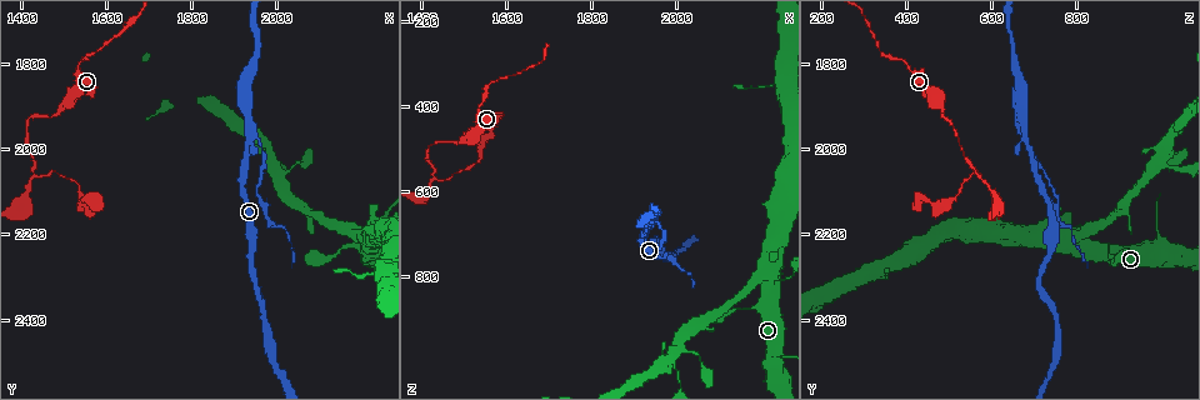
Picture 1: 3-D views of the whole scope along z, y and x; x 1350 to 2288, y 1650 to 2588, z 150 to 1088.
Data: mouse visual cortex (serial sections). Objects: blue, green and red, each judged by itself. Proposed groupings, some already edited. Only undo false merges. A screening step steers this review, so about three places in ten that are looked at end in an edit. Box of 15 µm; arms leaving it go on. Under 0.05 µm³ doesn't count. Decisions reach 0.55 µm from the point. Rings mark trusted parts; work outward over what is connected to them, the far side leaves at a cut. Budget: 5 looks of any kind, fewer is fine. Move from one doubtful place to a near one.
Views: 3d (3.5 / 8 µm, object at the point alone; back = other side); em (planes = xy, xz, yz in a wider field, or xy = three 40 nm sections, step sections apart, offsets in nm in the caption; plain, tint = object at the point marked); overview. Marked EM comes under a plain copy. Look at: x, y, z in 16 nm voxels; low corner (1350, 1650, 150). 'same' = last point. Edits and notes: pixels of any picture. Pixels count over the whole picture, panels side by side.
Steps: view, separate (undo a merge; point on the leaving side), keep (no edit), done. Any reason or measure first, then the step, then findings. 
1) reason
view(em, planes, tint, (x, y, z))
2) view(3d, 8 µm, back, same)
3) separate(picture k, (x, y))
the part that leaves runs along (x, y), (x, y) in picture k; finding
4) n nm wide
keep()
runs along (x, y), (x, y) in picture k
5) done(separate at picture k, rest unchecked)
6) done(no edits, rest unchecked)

thick turns thin
view(3d, 3.5 µm, (1935, 1985, 680))

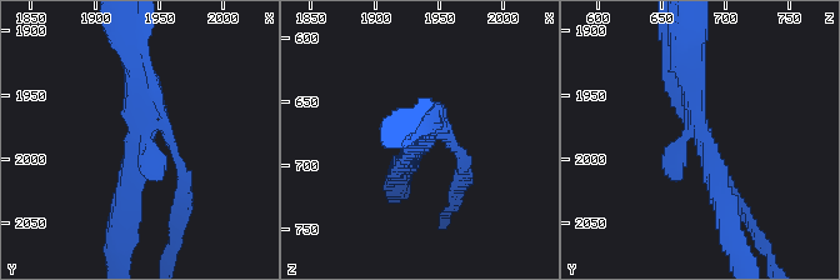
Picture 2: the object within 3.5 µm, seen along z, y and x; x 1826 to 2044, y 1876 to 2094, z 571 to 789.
view(em, xy, step 1, tint, (1938, 1982, 682))

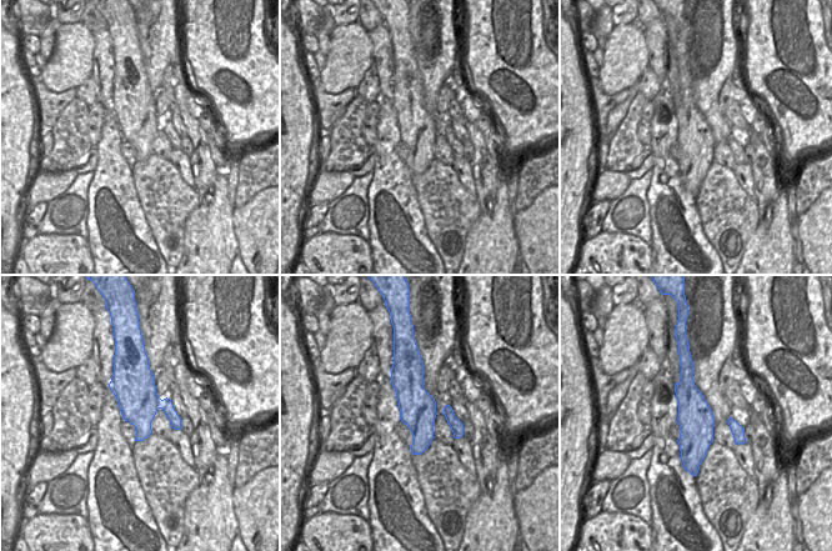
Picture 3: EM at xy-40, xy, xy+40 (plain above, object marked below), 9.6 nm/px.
separate(picture 2, (180, 168))
the part that leaves runs along (164, 131), (184, 178), (176, 235) in picture 2; two cells meet here

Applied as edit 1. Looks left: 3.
redraw
view(overview)

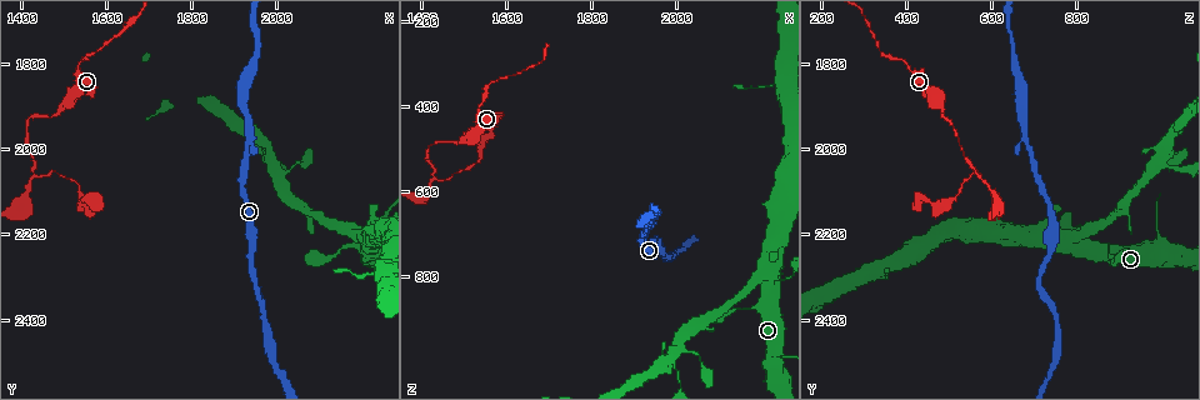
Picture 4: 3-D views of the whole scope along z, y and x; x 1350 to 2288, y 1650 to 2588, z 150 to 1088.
sudden change in width
view(3d, 8 µm, (2250, 2170, 990))

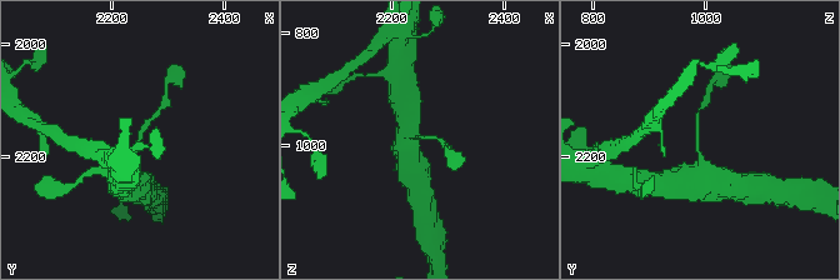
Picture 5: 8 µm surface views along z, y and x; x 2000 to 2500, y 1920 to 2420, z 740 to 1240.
view(3d, 3.5 µm, (2250, 2165, 985))

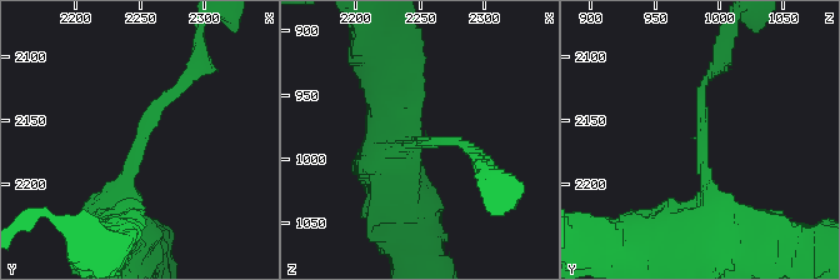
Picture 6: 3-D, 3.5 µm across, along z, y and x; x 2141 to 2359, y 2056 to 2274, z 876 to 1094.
keep()
runs along (110, 224), (153, 108), (184, 81) in picture 6; one cell here

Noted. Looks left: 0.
done(separate at picture 2, rest unchecked)

